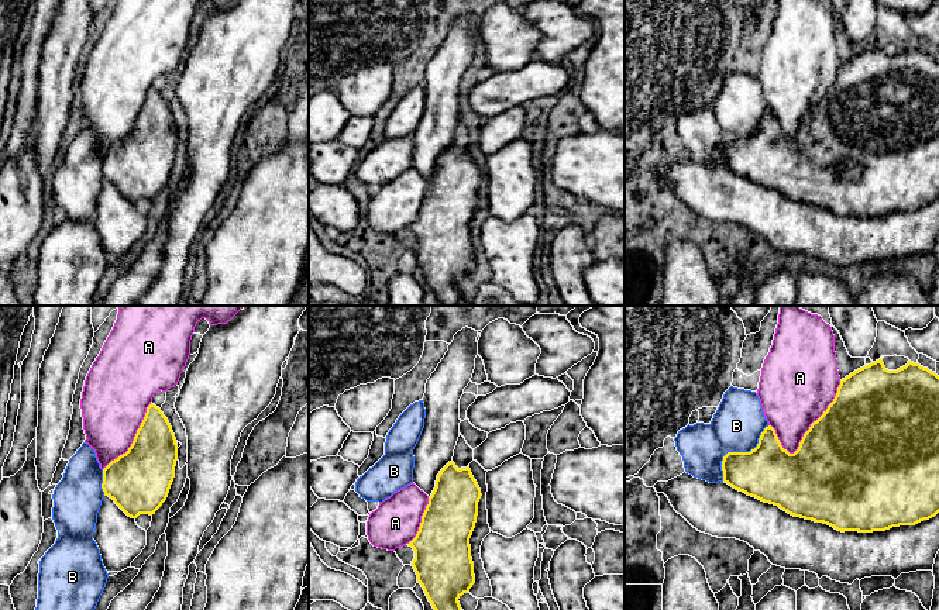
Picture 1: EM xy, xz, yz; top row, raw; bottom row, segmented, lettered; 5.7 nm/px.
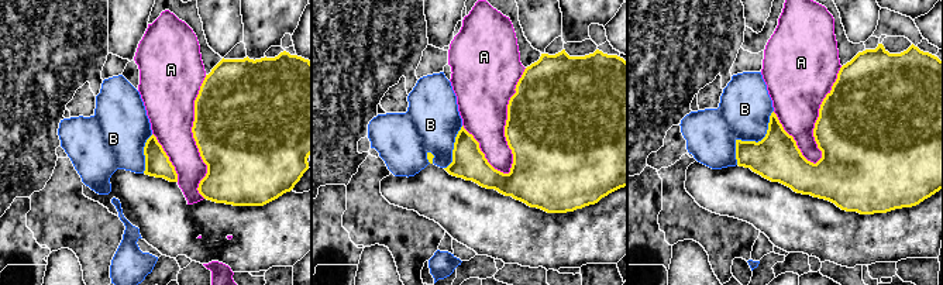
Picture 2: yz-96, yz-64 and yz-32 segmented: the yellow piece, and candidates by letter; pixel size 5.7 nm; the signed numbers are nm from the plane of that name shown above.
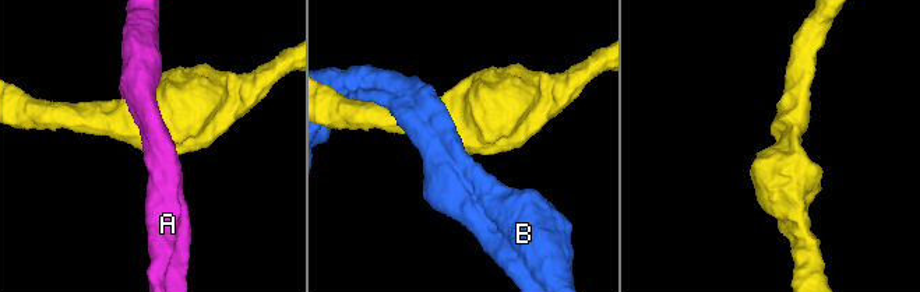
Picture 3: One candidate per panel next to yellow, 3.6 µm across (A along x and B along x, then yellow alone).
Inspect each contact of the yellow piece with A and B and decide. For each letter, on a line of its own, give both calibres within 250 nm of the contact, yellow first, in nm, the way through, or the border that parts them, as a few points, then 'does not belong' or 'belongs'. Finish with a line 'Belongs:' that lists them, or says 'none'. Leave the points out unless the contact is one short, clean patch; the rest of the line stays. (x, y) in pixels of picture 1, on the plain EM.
A: 500/440 nm | does not belong
B: 320/280 nm | does not belong
Belongs: none

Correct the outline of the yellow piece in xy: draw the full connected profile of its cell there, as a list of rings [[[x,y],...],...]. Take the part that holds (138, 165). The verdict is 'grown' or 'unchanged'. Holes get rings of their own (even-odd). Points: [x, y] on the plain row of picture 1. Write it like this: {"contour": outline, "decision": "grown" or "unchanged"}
{"contour": [[[151,87],[128,135],[103,154],[104,182],[97,197],[93,224],[107,256],[130,252],[145,232],[147,216],[137,210],[135,203],[140,199],[155,199],[166,185],[175,162],[176,145],[178,128],[172,111],[161,93]]], "decision": "grown"}

